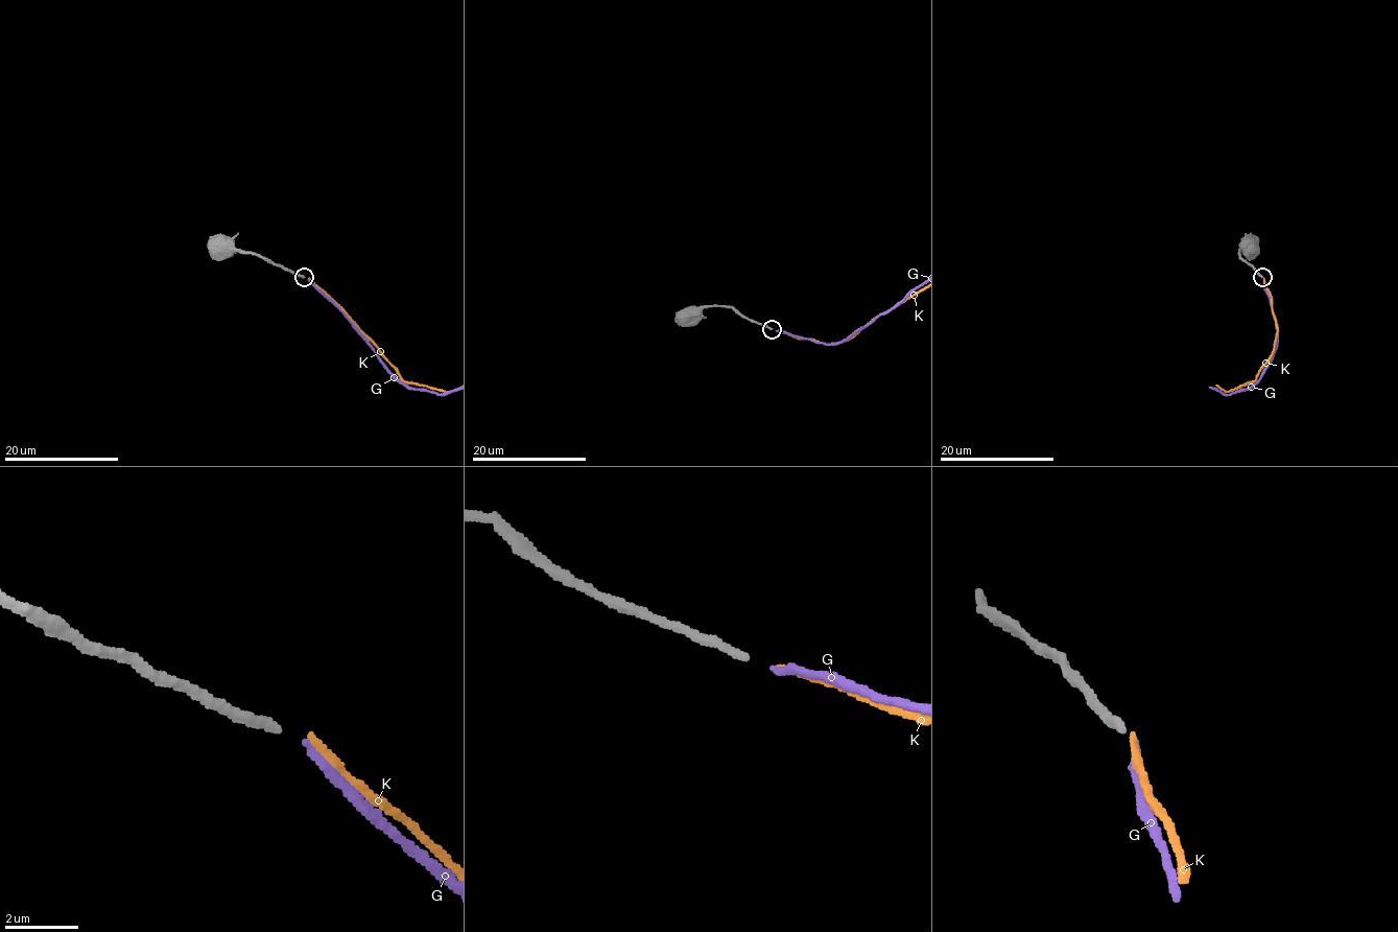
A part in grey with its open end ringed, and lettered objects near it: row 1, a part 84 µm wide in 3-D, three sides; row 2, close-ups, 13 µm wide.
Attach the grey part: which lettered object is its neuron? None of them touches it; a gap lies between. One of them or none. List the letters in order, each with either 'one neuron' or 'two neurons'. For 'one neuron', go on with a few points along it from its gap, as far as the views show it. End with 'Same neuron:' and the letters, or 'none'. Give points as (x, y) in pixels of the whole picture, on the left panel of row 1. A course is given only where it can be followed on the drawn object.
G: one neuron
K: two neurons
Same neuron: G

